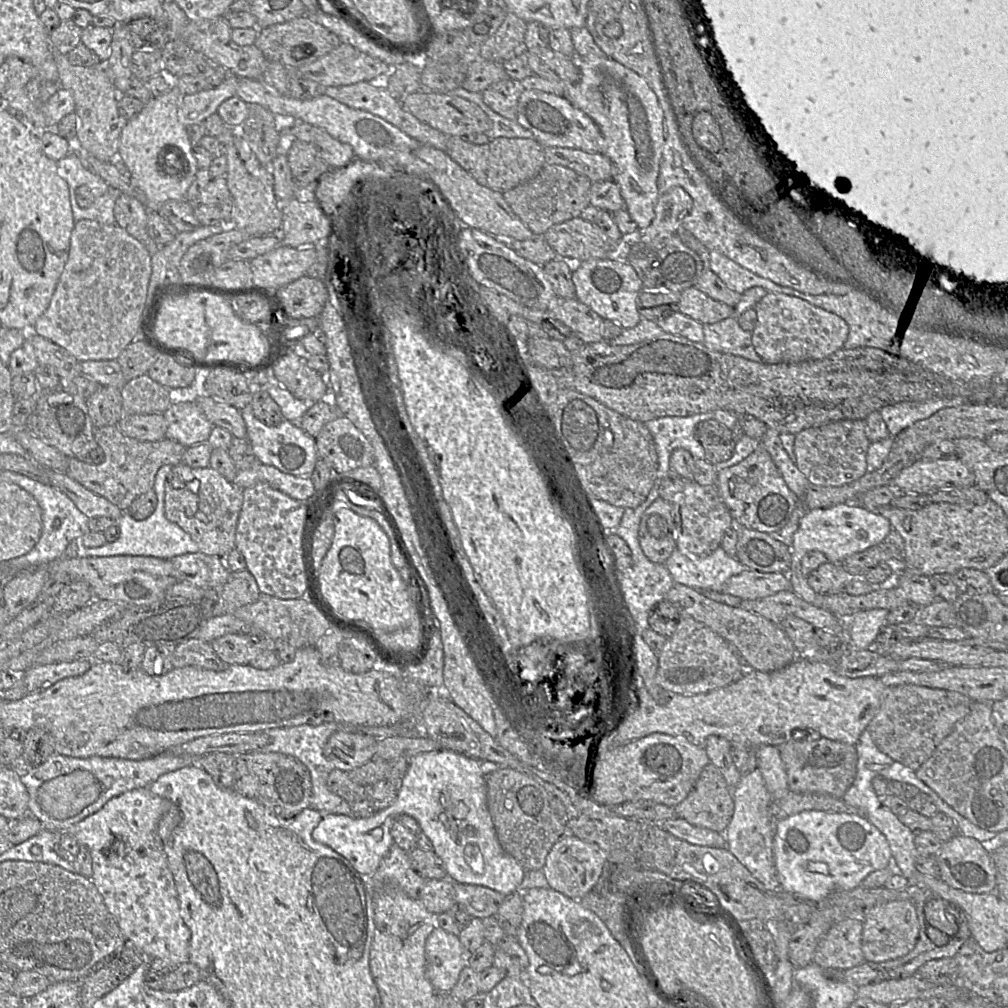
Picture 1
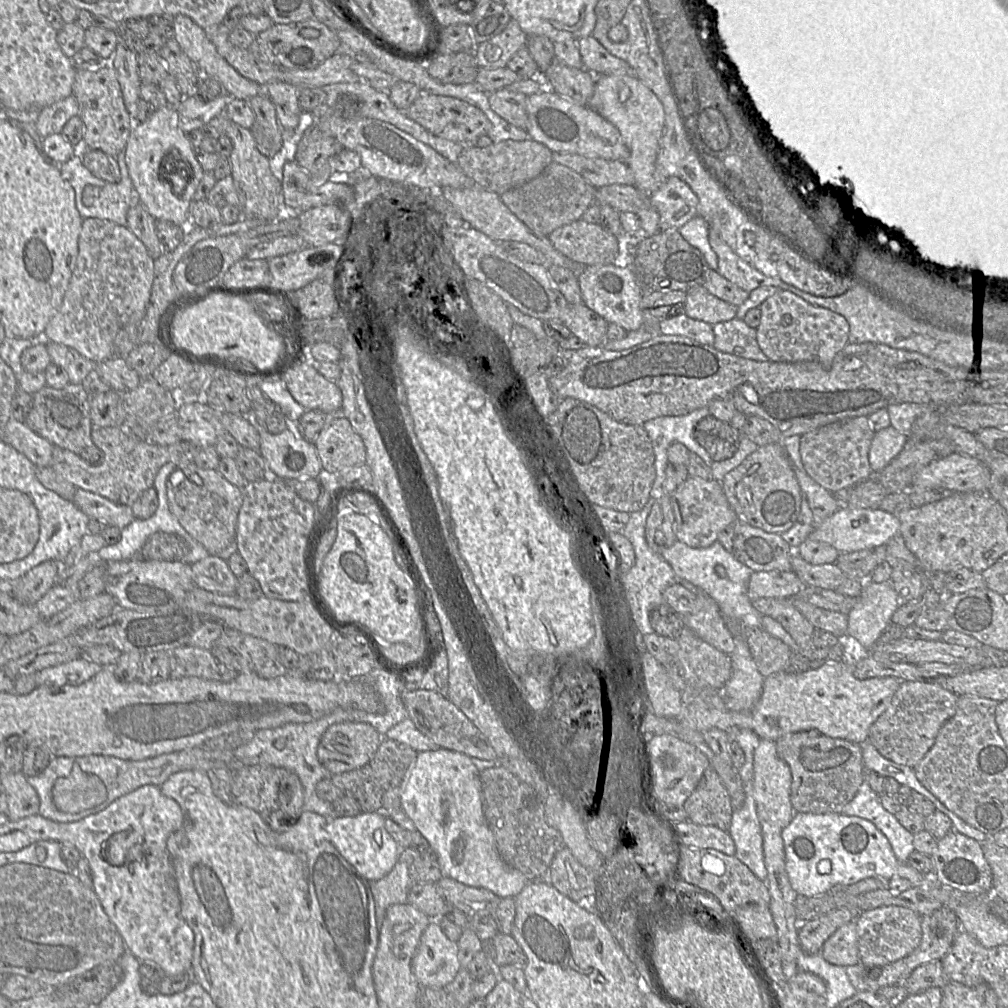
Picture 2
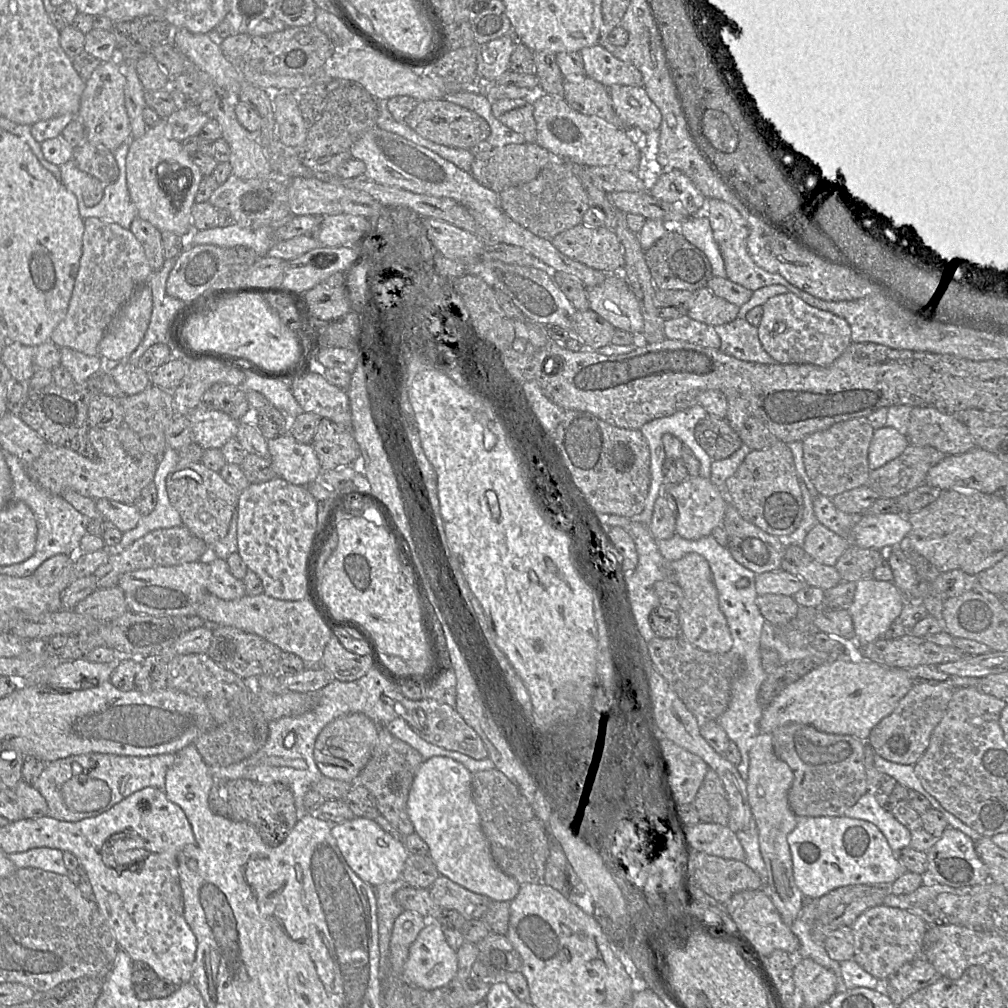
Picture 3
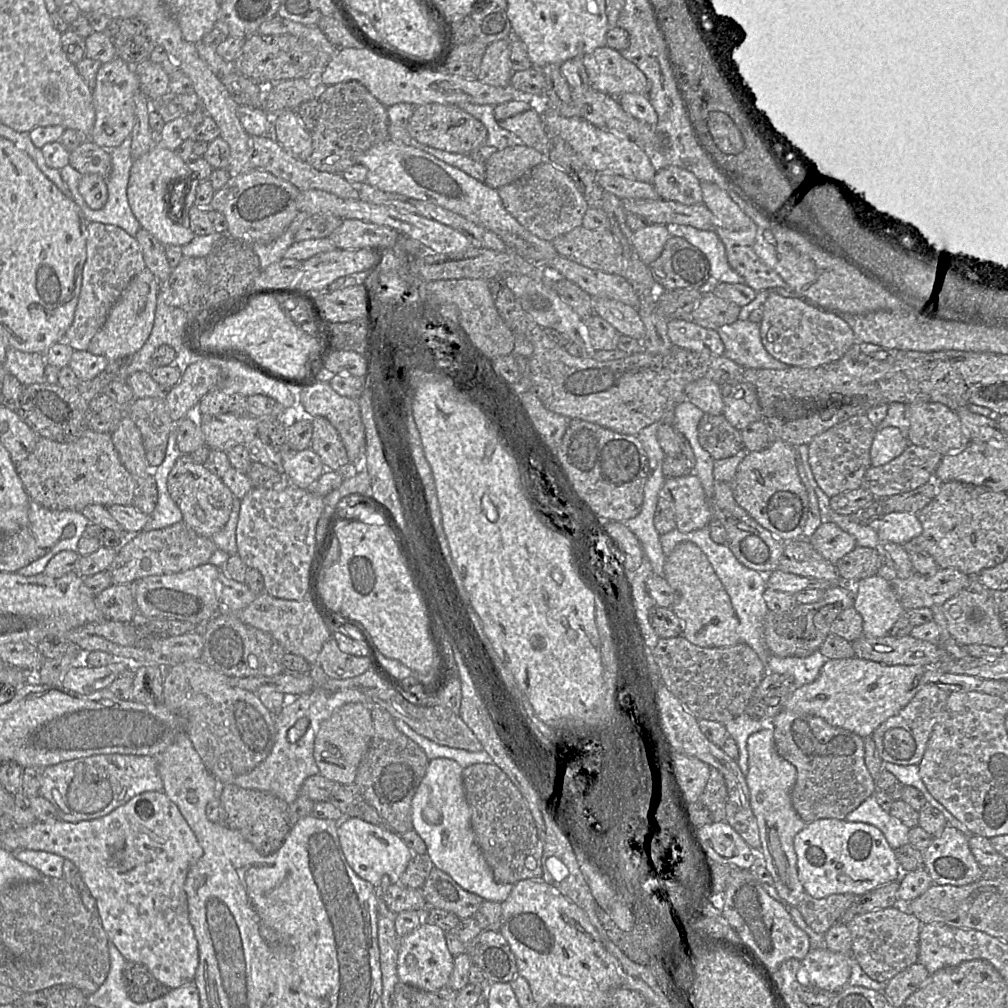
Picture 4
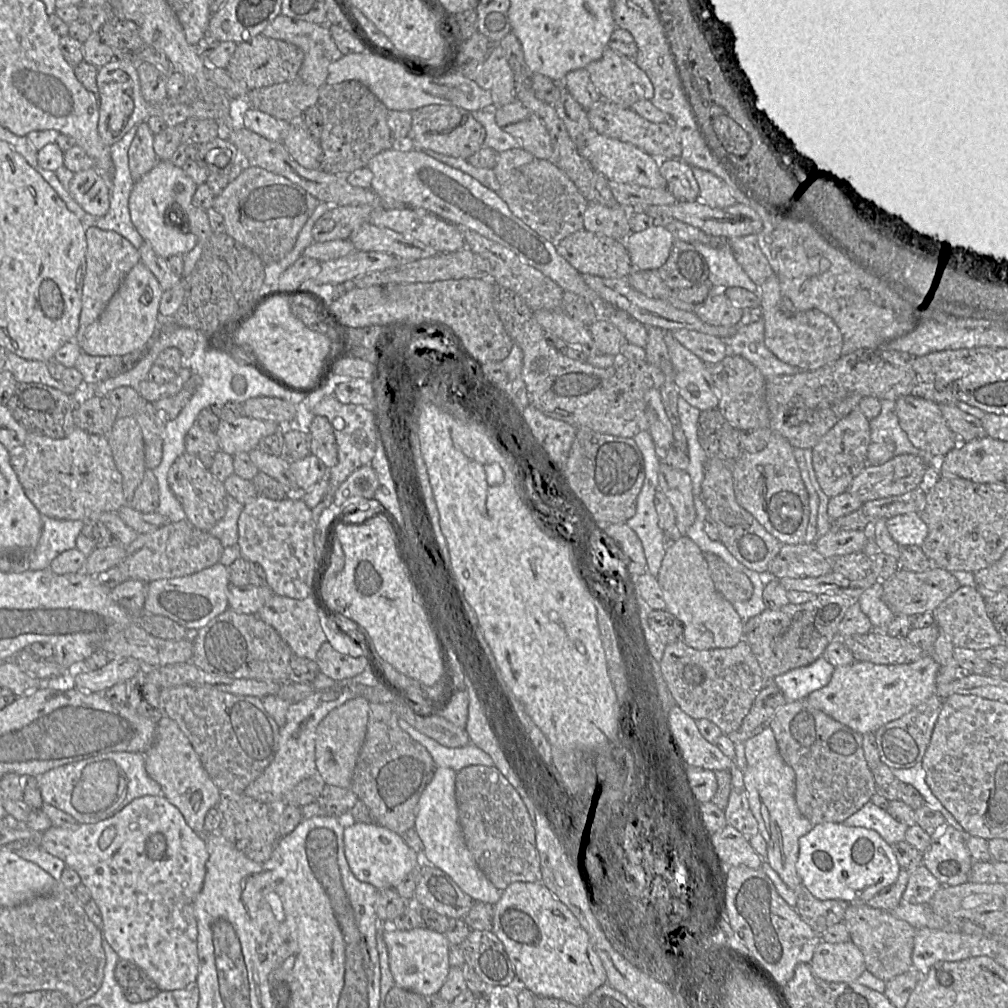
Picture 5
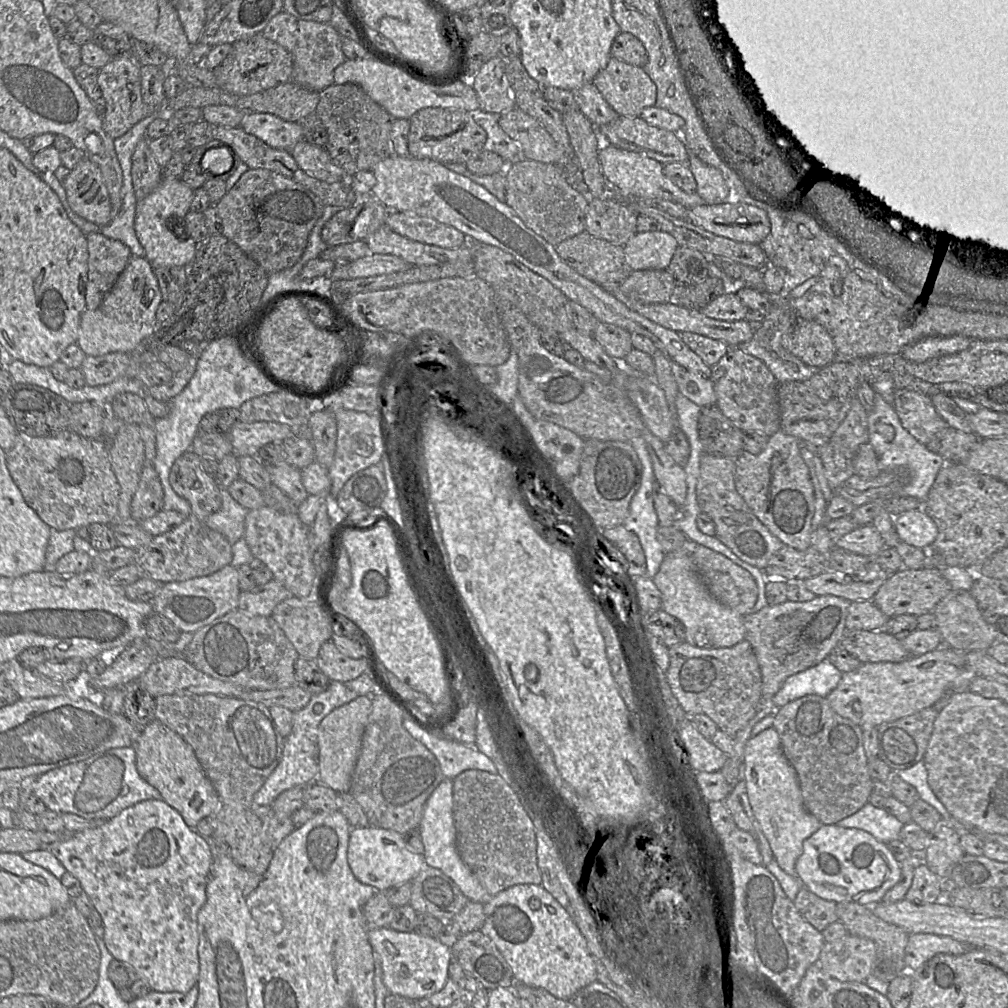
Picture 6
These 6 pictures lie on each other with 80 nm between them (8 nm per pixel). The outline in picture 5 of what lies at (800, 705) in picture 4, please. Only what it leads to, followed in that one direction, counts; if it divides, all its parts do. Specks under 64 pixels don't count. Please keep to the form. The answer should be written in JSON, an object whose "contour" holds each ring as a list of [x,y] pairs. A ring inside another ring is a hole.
{"contour":[[[931,653],[915,662],[898,665],[854,661],[852,664],[836,667],[830,682],[823,688],[812,692],[807,697],[807,701],[812,707],[822,710],[836,721],[861,734],[875,733],[883,725],[902,717],[930,696],[936,694],[937,673],[938,664]]]}

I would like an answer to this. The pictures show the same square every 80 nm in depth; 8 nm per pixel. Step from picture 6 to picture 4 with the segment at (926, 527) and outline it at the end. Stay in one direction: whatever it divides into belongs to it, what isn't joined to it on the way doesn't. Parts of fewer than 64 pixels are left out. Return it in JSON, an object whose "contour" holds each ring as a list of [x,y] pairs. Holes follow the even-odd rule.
{"contour":[[[892,512],[884,514],[875,524],[880,543],[893,542],[904,545],[922,533],[922,525],[916,514]]]}

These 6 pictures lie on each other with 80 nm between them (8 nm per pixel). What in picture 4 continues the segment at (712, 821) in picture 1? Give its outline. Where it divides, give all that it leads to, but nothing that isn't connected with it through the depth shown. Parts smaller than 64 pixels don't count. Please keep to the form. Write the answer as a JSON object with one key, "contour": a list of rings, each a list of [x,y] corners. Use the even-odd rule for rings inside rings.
{"contour":[[[710,767],[709,779],[698,801],[708,808],[713,822],[726,820],[727,798],[728,792],[722,773],[718,769]]]}

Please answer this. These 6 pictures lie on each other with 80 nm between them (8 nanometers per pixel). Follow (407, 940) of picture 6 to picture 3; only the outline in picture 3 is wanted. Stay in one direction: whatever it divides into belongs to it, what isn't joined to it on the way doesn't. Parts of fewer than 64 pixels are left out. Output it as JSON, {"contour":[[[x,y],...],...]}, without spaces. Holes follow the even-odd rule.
{"contour":[[[428,920],[411,944],[407,960],[402,971],[402,979],[406,984],[433,991],[445,986],[456,978],[458,970],[457,951],[447,943],[443,927],[436,921]]]}

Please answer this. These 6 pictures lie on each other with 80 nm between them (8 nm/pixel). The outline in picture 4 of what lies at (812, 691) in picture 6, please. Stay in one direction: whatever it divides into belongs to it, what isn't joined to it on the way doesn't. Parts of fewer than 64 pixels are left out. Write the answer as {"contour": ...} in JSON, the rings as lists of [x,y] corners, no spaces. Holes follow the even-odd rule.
{"contour":[[[818,650],[807,657],[778,657],[769,652],[768,673],[790,675],[795,689],[813,682],[828,659]]]}

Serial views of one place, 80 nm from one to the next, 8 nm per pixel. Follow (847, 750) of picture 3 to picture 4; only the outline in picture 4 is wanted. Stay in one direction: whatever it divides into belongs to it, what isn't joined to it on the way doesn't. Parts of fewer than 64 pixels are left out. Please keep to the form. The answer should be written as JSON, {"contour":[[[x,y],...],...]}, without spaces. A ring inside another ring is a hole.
{"contour":[[[784,709],[774,717],[773,731],[778,753],[797,770],[791,795],[792,805],[806,823],[825,818],[845,820],[849,813],[878,791],[865,764],[864,738],[856,733],[832,726],[817,716]]]}

